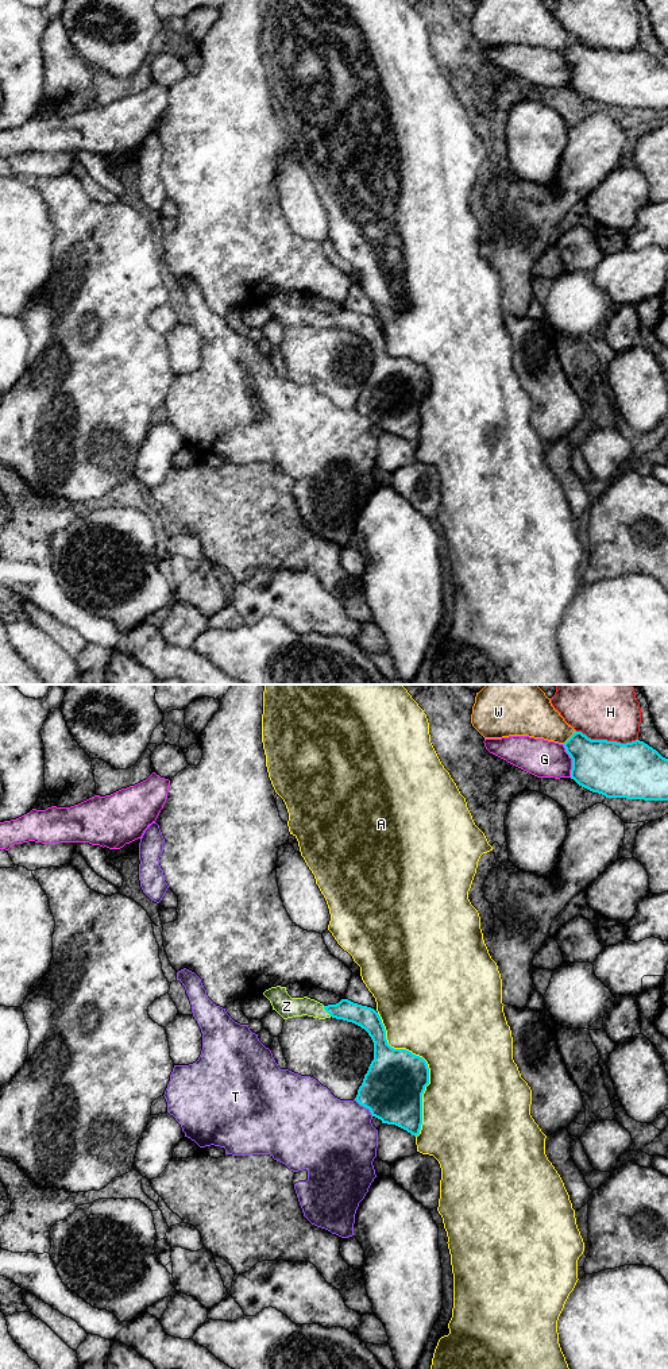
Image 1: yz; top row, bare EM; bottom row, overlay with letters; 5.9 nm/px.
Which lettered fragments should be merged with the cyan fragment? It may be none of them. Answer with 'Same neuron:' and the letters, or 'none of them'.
Same neuron: Z

